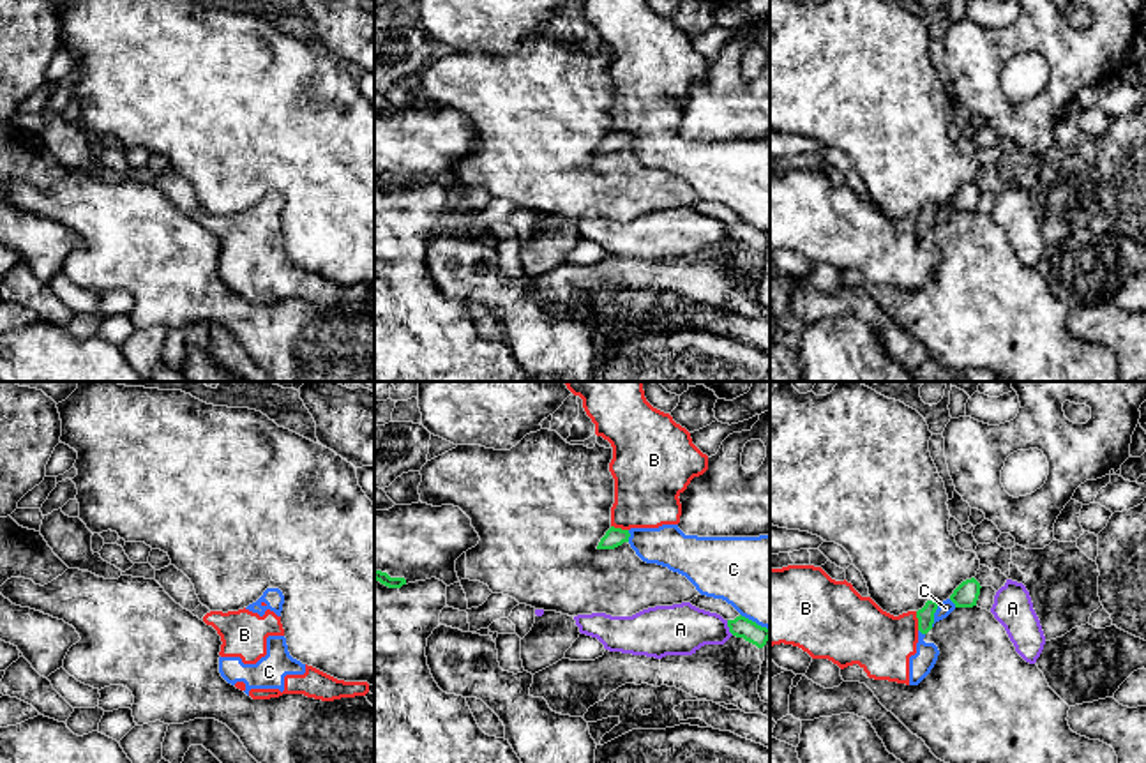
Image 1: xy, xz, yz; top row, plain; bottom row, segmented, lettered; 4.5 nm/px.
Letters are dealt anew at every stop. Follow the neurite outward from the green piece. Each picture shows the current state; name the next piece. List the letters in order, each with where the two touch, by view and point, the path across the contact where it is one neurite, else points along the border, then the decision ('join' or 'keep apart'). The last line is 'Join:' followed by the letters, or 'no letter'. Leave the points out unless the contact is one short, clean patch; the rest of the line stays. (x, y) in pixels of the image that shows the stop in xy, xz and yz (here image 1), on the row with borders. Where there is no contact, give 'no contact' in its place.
A: xz (728, 626) | keep apart
B: yz (919, 620) | keep apart
C: yz (933, 615) | keep apart
Join: no letter

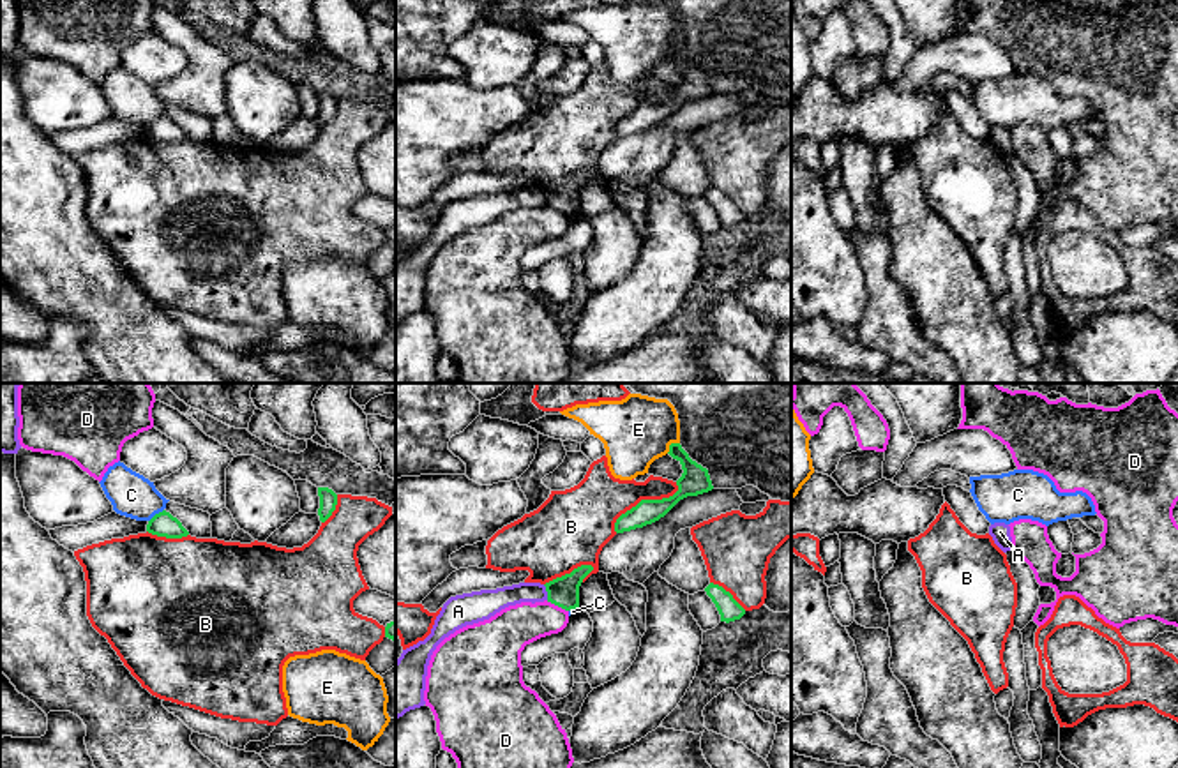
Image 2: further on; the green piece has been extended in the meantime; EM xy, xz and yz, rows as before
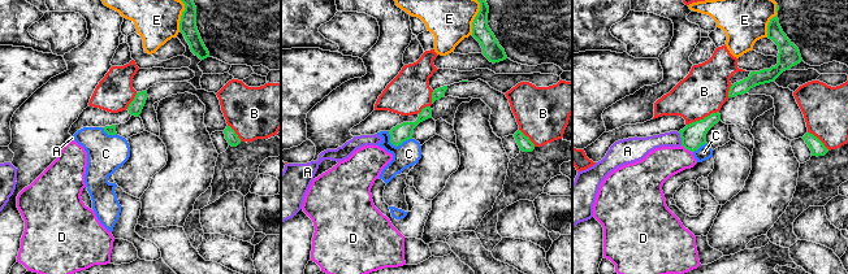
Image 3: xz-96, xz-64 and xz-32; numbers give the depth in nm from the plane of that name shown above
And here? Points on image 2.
A: xz (546, 590) | keep apart
B: xz (645, 500) | keep apart
C: xy (156, 514) | along xy (163, 509), (149, 521) | keep apart
D: xz (557, 604) | keep apart
E: xz (670, 445) | keep apart
Join: no letter

